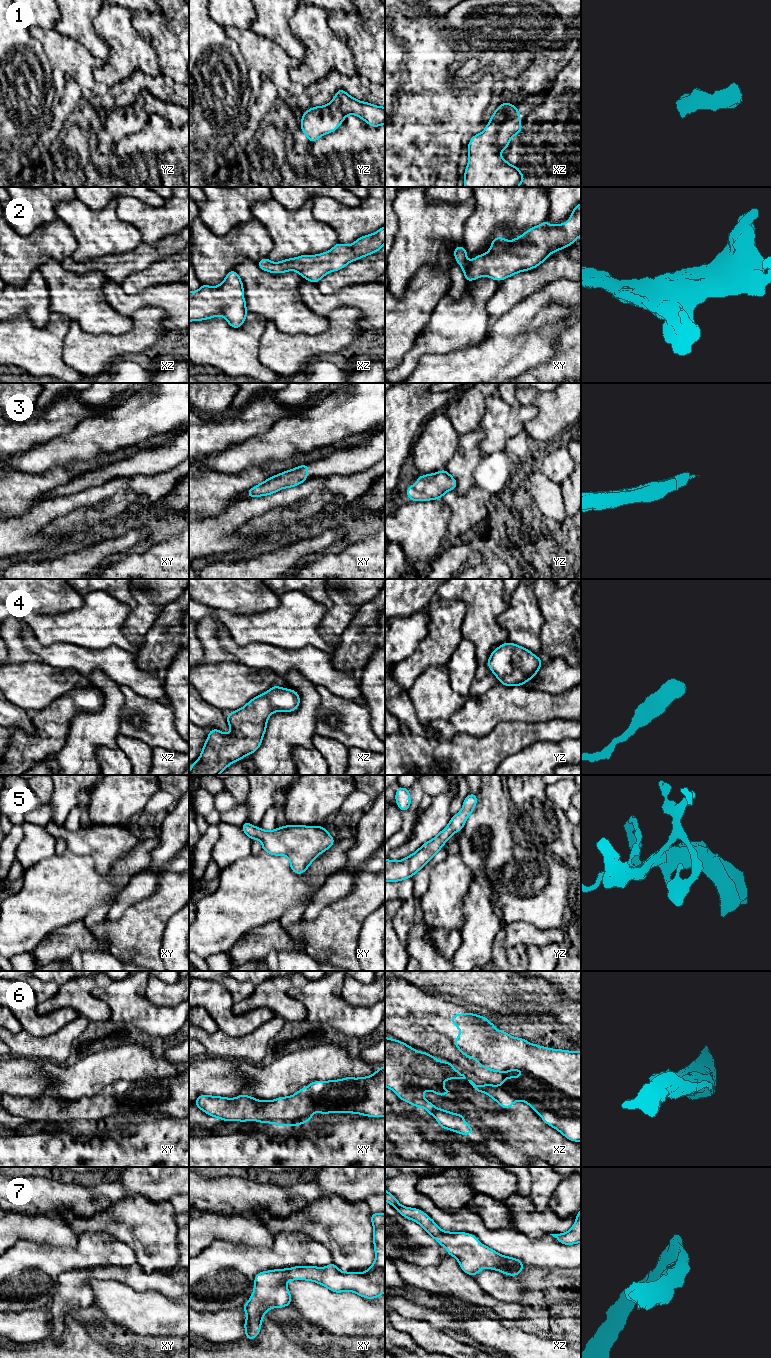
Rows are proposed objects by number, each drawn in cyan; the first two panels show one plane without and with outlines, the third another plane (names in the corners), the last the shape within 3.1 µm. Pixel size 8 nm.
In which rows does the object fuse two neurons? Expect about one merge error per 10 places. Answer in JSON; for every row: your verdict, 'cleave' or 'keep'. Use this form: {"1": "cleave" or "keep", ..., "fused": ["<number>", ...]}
{"1": "keep", "2": "keep", "3": "keep", "4": "keep", "5": "keep", "6": "cleave", "7": "keep", "fused": ["6"]}

